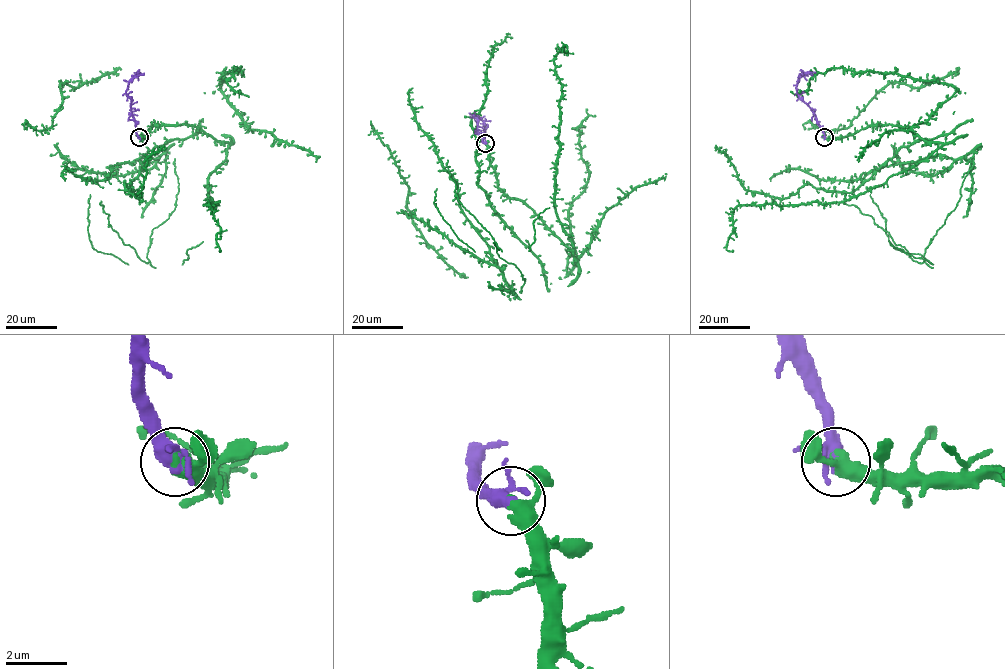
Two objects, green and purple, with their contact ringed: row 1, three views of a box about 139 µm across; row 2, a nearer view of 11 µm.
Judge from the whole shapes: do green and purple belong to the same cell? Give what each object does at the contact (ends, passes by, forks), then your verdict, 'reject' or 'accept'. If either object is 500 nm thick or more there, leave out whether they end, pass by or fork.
green passes by | purple forks | accept

